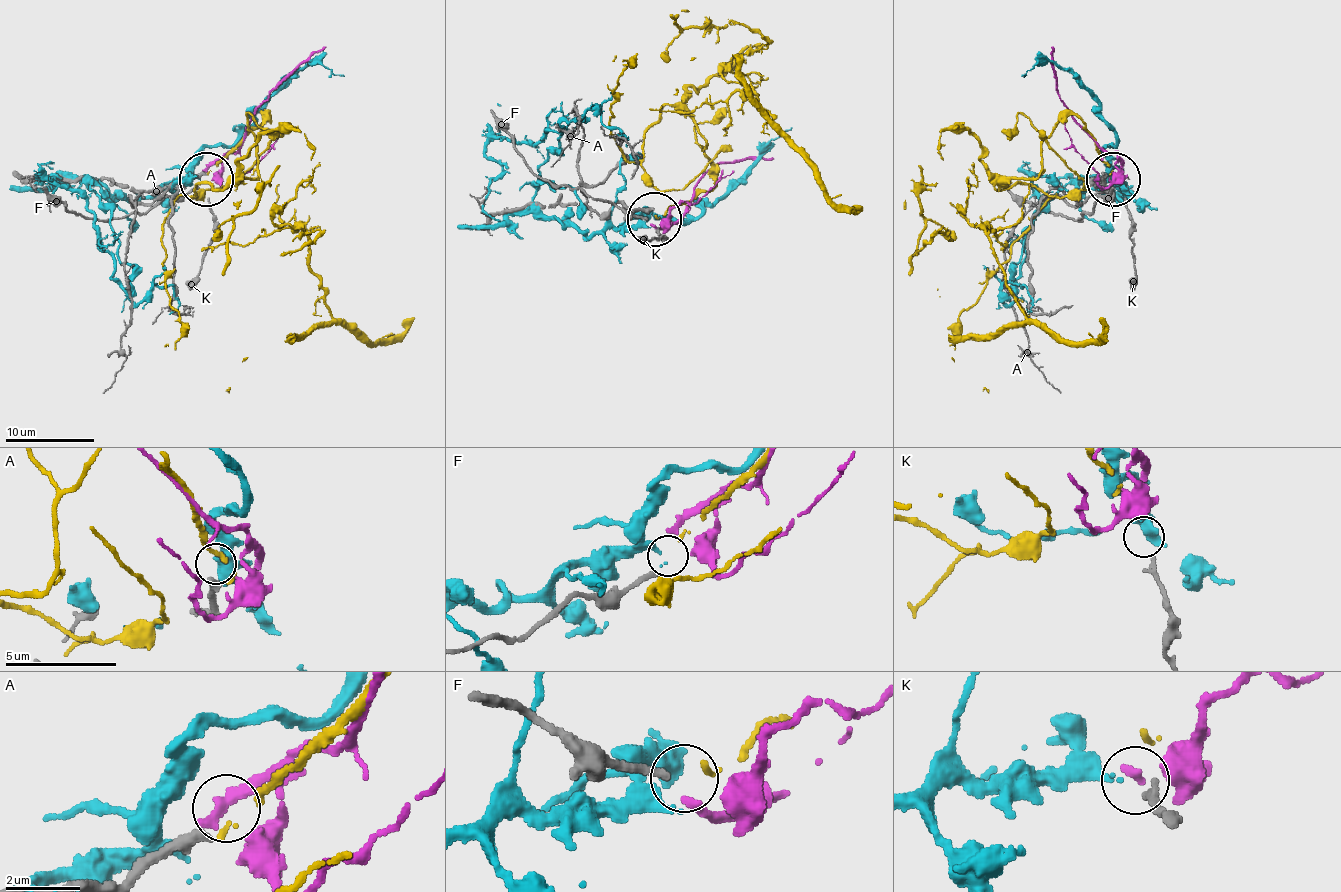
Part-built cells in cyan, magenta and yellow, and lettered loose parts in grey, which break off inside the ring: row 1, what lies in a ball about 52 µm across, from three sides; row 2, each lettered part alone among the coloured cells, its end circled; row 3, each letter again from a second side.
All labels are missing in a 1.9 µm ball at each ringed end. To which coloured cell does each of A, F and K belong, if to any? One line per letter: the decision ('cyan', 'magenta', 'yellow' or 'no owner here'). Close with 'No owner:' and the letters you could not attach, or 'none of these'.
A: no owner here
F: yellow
K: cyan
No owner: A

